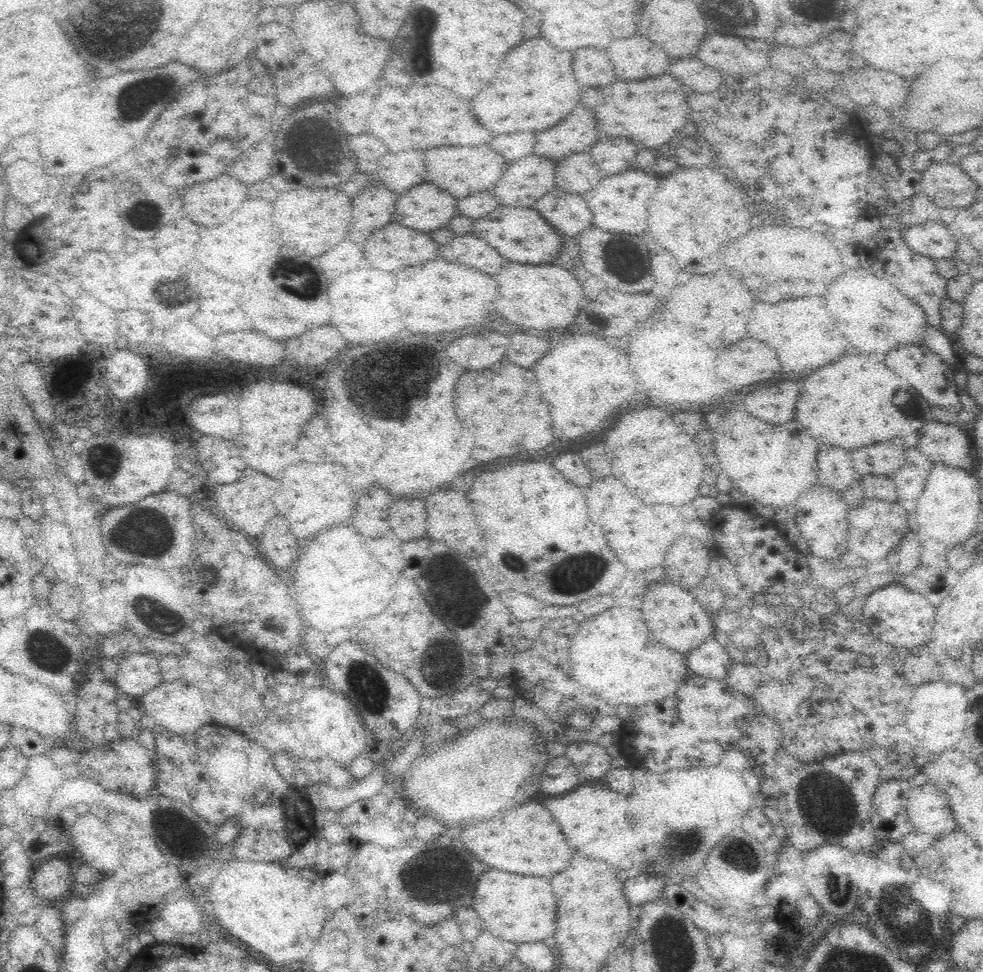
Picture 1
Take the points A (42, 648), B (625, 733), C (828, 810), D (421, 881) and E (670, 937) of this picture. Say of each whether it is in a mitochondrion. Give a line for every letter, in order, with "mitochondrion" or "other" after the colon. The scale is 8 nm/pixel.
A: mitochondrion
B: other
C: mitochondrion
D: mitochondrion
E: mitochondrion

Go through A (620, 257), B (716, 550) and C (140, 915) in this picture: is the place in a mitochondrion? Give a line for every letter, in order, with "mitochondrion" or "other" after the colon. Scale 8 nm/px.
A: mitochondrion
B: other
C: other

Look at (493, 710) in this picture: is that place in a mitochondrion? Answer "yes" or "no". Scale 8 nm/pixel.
no

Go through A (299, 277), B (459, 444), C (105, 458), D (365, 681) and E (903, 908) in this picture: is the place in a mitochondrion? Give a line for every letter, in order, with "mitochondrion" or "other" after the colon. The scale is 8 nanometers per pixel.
A: mitochondrion
B: other
C: mitochondrion
D: mitochondrion
E: mitochondrion

